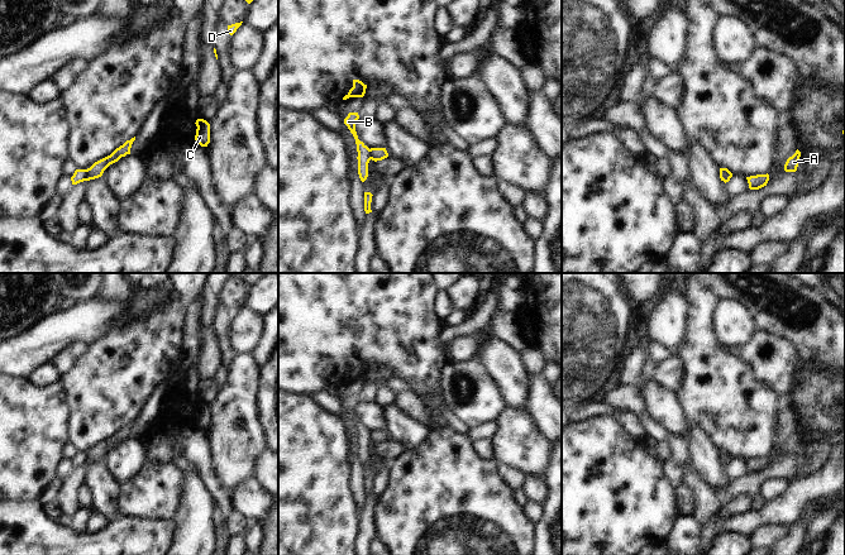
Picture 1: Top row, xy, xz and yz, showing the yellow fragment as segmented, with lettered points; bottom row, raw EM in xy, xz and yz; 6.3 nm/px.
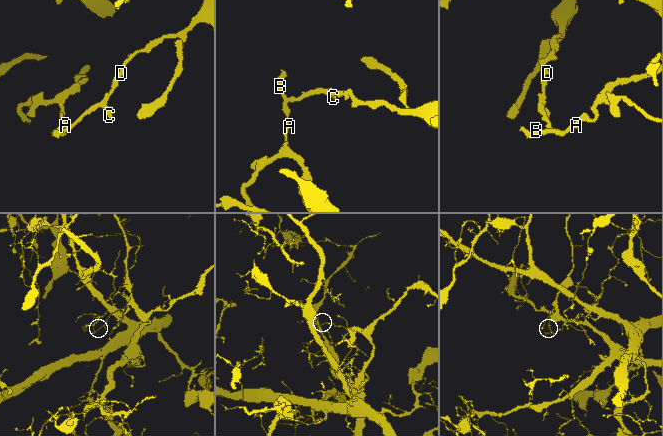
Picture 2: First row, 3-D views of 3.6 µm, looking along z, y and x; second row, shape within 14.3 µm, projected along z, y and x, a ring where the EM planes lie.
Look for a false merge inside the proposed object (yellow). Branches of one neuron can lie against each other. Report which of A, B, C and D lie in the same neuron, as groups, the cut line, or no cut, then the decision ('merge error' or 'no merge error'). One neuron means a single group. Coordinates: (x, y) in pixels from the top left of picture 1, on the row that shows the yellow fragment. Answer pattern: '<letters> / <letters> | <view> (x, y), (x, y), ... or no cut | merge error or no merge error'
A B / C D | xy (86, 170), (84, 180) | merge error

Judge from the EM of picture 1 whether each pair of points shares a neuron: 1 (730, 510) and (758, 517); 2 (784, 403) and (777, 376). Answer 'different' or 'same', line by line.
1: different
2: different

